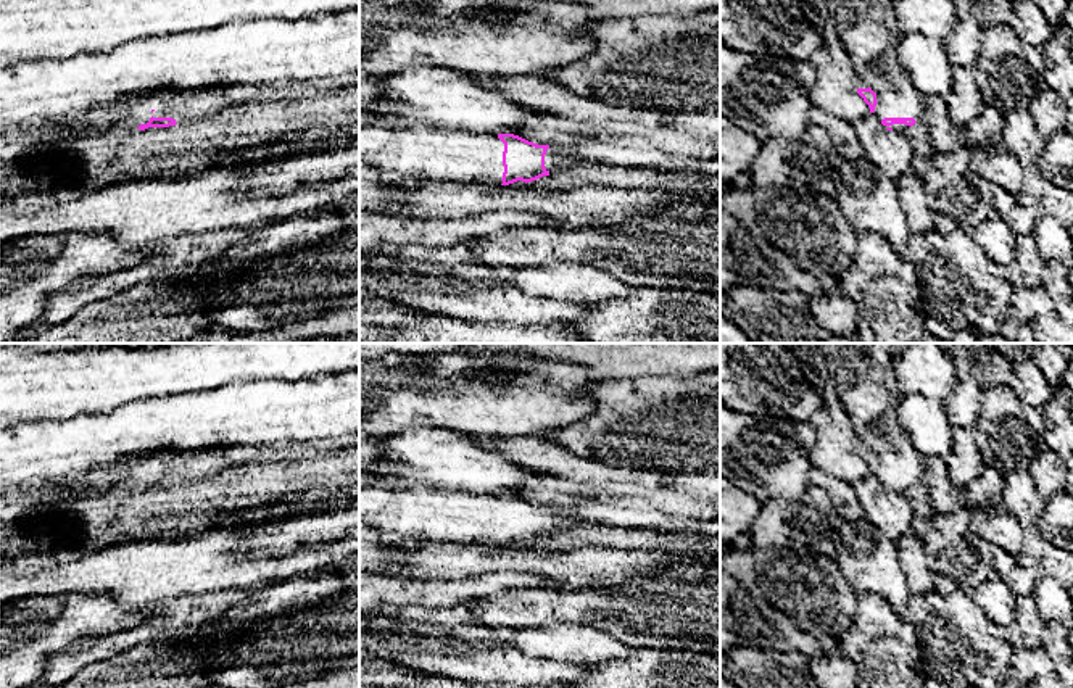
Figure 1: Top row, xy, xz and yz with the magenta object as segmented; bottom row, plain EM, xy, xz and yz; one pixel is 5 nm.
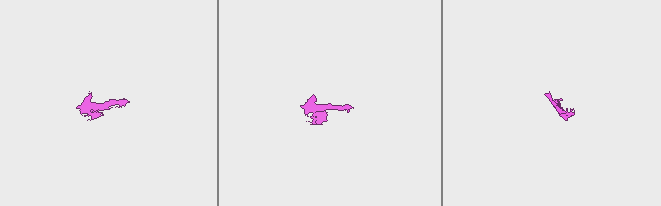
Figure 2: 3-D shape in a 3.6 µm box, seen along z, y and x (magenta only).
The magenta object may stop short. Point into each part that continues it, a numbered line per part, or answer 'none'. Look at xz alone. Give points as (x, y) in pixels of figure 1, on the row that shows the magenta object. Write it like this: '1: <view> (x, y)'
1: xz (418, 152)
2: xz (556, 158)

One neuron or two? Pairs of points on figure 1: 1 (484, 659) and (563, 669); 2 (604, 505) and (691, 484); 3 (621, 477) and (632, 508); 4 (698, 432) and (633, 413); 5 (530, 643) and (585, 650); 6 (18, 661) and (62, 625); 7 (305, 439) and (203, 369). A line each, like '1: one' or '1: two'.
1: one
2: two
3: two
4: one
5: one
6: one
7: two

